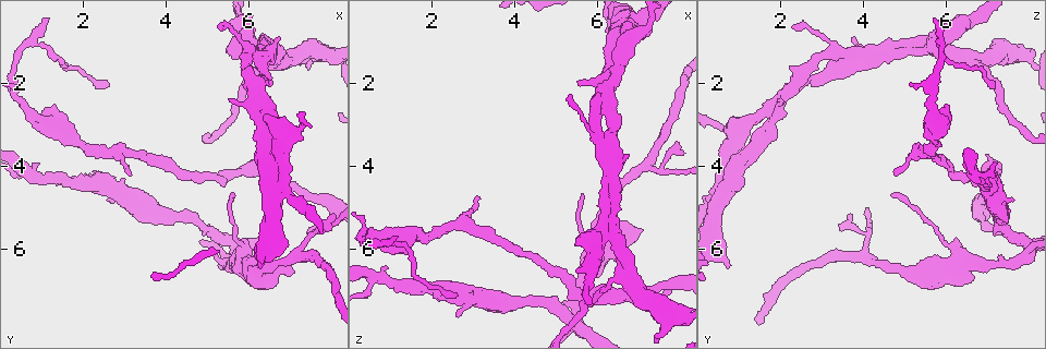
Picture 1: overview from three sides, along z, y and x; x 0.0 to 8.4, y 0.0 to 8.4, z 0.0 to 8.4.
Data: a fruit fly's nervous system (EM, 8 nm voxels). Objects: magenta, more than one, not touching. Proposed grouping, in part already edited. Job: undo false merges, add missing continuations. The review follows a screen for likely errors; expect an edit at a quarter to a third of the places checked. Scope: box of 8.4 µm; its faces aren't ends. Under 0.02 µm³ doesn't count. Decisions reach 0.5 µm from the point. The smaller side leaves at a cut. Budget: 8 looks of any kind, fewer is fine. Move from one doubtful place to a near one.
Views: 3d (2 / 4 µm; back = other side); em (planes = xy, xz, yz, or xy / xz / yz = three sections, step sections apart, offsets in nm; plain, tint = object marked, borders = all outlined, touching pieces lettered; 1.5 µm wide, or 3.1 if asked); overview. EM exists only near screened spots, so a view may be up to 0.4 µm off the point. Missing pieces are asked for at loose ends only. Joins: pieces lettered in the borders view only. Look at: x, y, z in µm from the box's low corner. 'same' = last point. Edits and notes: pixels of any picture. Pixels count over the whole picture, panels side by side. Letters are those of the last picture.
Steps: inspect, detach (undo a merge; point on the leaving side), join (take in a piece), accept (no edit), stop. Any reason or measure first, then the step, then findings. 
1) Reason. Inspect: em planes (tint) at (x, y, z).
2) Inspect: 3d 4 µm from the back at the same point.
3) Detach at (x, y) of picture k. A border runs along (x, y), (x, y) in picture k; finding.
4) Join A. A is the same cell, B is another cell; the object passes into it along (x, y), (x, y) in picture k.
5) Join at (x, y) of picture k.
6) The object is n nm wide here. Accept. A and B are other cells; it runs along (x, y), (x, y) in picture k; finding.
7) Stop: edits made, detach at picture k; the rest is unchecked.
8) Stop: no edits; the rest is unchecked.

An open end. Inspect: 3d 4 µm at (3.10, 4.20, 4.75).

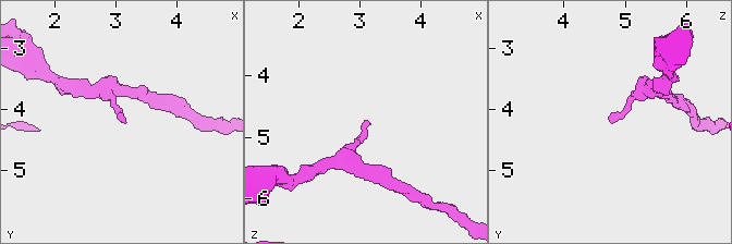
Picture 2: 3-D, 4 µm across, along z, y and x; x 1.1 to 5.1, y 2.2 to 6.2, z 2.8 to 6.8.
Inspect: em xz step 4 (borders) at (3.10, 4.15, 4.75).

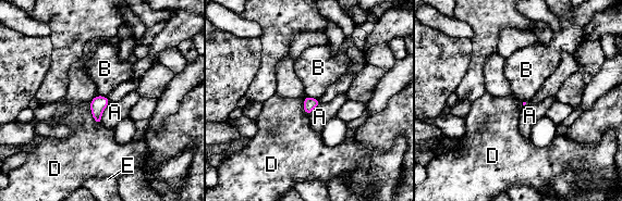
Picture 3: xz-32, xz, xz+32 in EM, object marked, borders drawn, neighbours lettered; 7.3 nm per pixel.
Inspect: em planes (borders) at the same point.

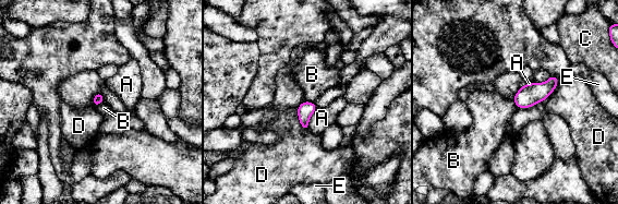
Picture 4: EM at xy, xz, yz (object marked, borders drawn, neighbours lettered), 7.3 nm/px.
Accept. A, B, C, D and E are other cells; a border runs along (104, 99), (94, 106) in picture 4; none of them fits.

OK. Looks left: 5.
Thin end. Inspect: em planes (borders) at (7.45, 5.60, 7.30).

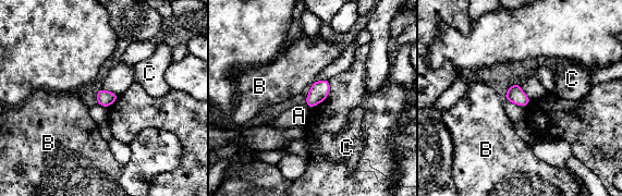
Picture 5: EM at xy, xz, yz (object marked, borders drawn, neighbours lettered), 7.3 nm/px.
Accept. A, B and C are other cells; no lettered piece goes on from it.

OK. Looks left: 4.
Free end. Inspect: em planes (borders) at (6.30, 6.45, 0.75).

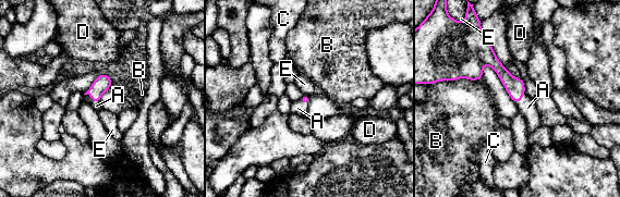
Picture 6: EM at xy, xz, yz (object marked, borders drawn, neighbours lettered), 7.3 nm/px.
Join A. A is the same cell, B, C, D and E are other cells; the neuron continues.

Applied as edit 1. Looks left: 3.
Stop: edits made, join at picture 6; the rest is unchecked.

